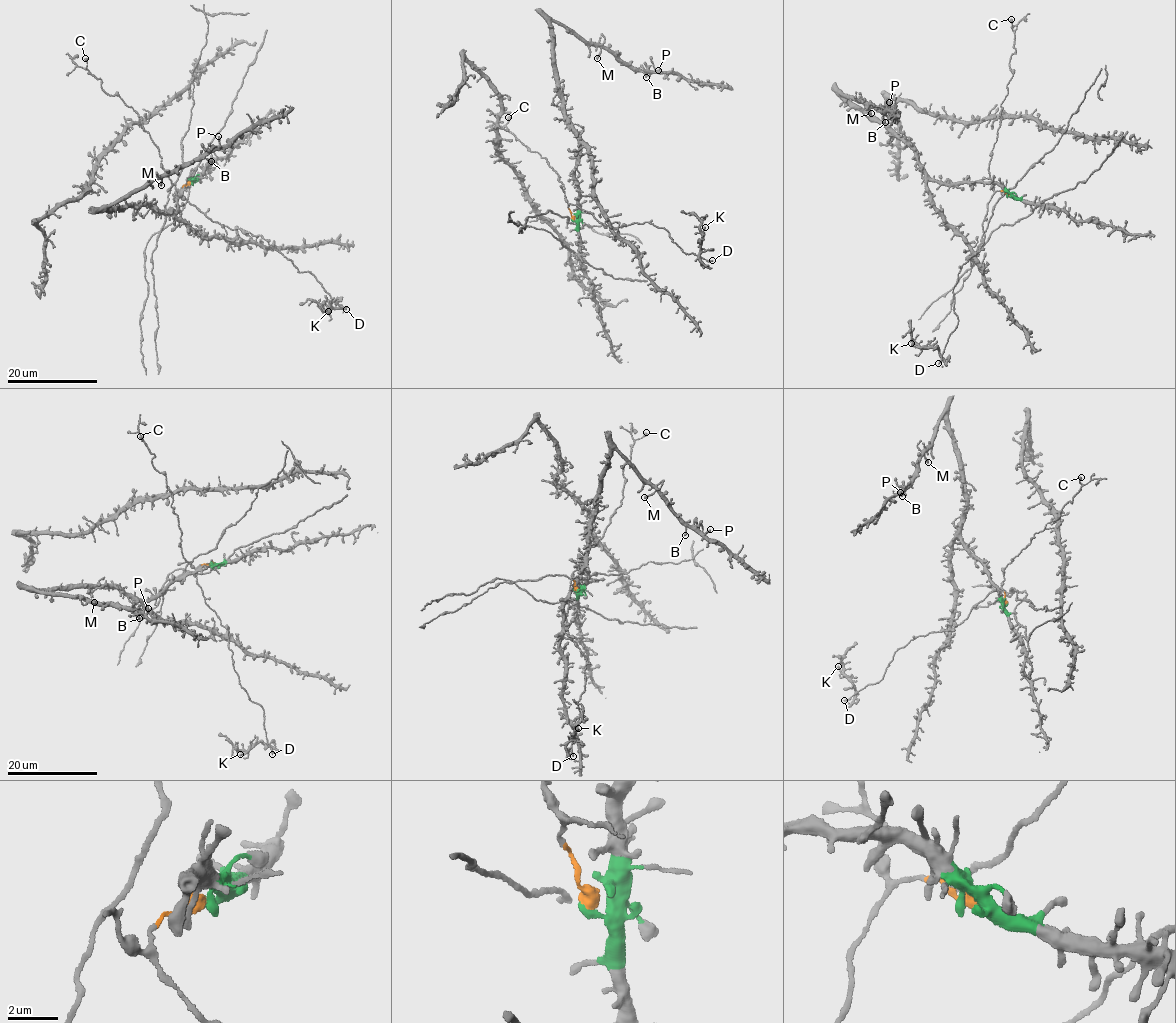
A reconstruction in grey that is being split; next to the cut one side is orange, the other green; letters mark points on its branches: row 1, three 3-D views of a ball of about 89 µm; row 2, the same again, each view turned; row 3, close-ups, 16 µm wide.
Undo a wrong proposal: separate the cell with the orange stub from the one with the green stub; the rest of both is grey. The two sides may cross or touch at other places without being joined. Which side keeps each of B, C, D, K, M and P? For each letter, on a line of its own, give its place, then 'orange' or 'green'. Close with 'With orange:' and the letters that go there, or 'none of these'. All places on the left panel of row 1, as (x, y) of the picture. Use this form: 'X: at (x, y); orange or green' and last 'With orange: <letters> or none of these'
B: at (211, 161); green
C: at (85, 58); orange
D: at (346, 309); orange
K: at (328, 311); orange
M: at (161, 185); green
P: at (218, 136); green
With orange: C, D, K

